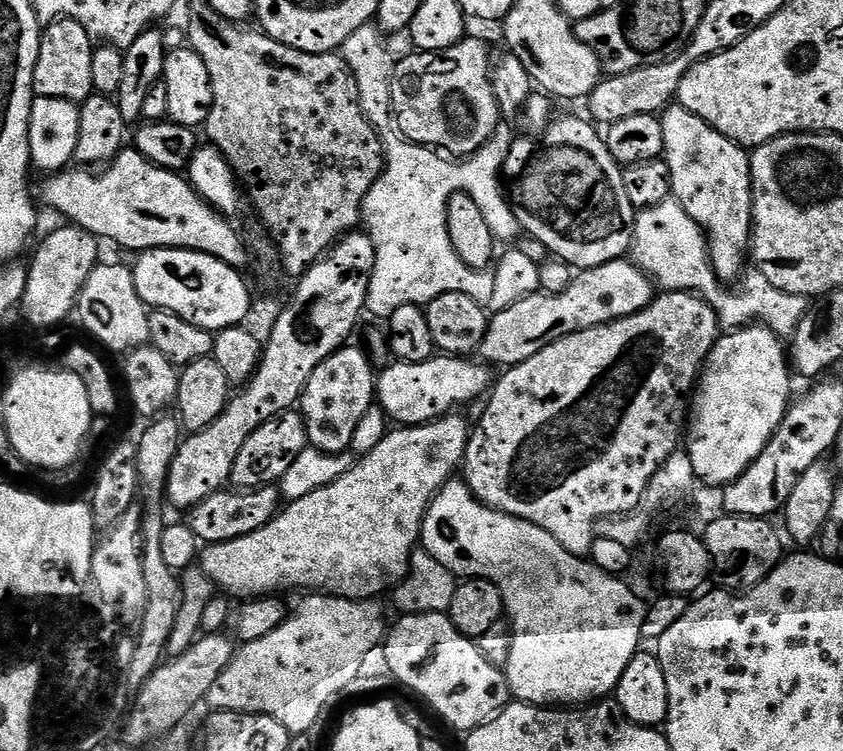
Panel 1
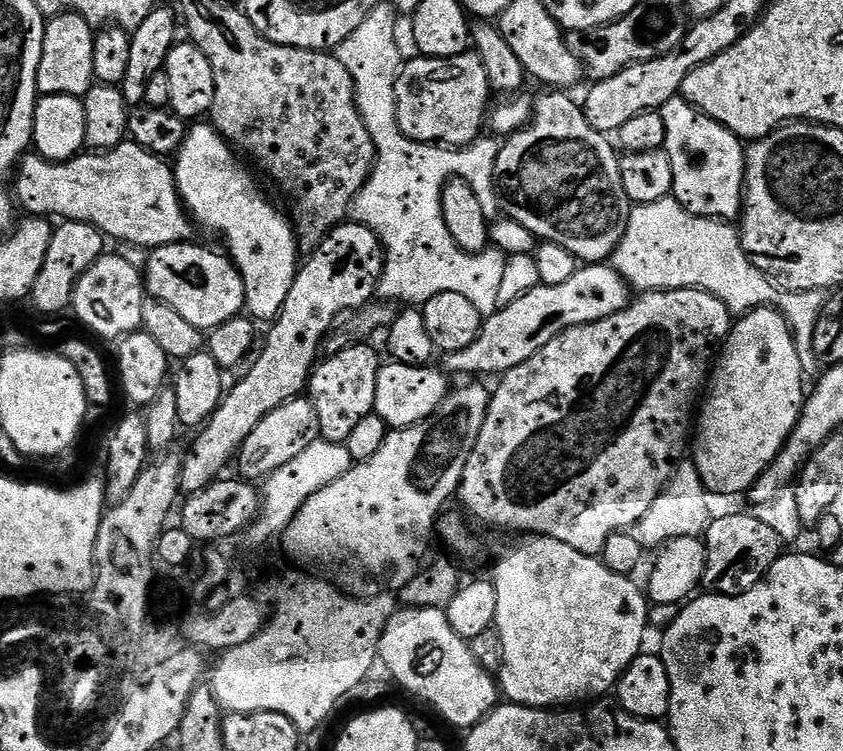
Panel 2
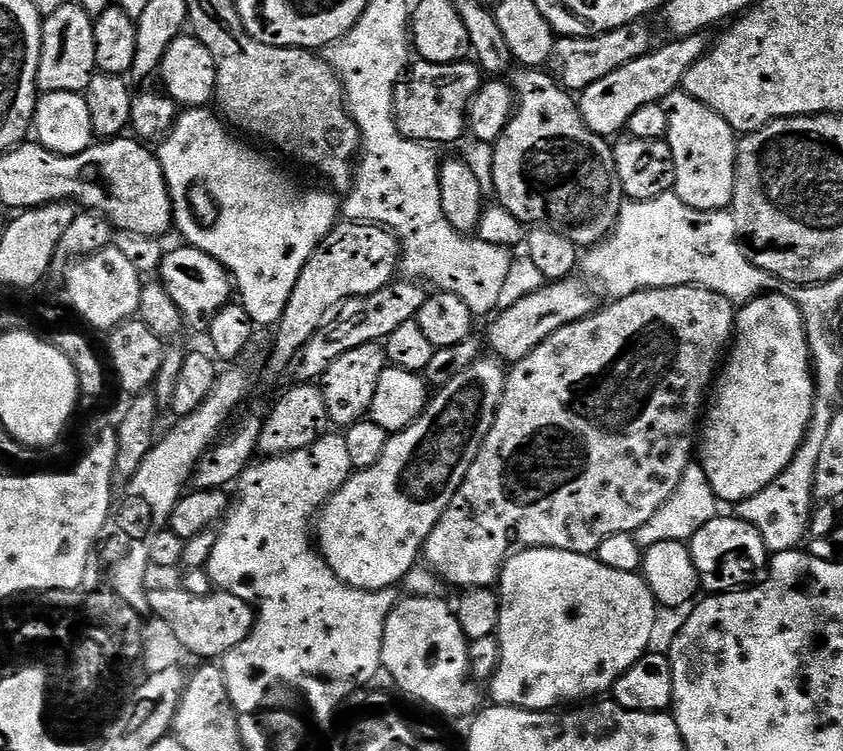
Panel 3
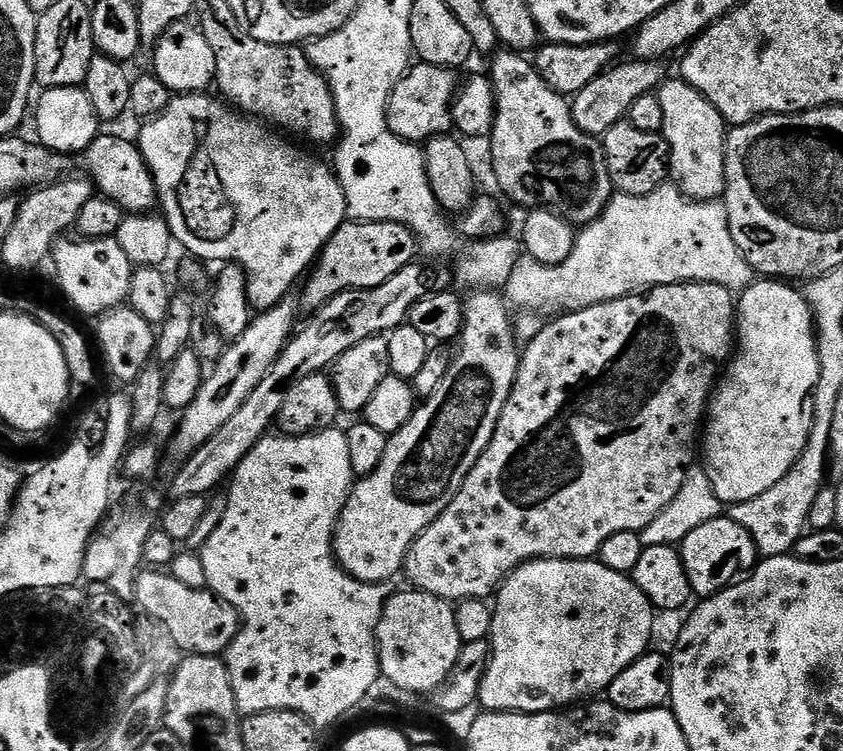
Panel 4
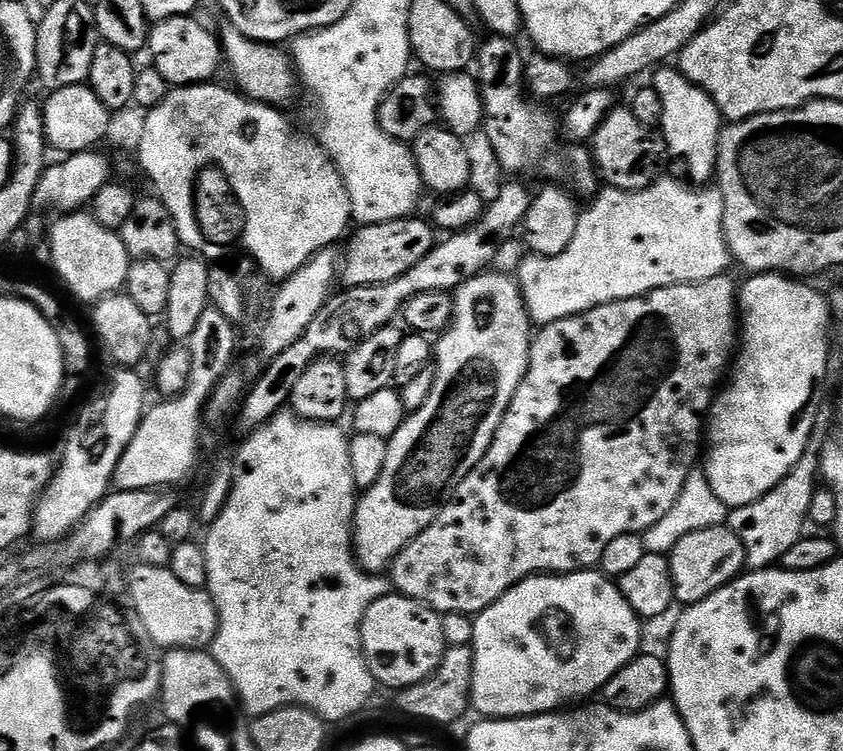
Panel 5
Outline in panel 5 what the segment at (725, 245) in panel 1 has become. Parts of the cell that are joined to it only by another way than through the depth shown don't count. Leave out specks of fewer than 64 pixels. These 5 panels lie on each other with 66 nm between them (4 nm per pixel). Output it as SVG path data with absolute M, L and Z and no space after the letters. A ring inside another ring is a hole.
M664 66L655 73L654 87L662 98L662 118L659 127L662 129L667 151L684 163L688 171L687 179L693 185L704 186L715 177L716 159L720 153L720 129L722 117L718 106L696 84L690 83L683 72L672 66ZM661 71L661 72L660 72ZM660 72L660 73L659 73ZM709 179L709 180L708 180ZM692 180L693 181L692 181ZM708 180L708 181L707 181Z

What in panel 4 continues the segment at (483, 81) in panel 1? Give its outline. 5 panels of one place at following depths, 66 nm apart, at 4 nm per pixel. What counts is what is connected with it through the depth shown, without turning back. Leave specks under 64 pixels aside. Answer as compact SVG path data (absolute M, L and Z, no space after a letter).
M423 62L409 67L404 79L396 83L396 89L388 100L388 125L392 133L409 142L427 142L451 133L454 128L454 97L458 92L456 76L457 73L451 68L439 68Z

